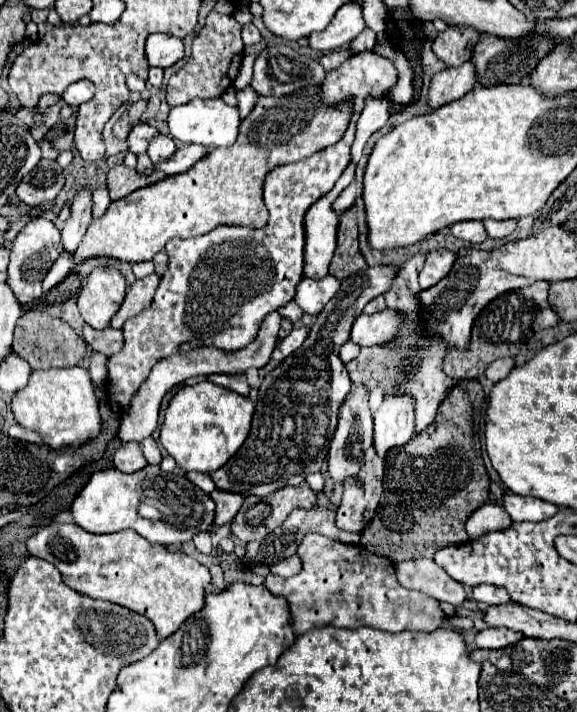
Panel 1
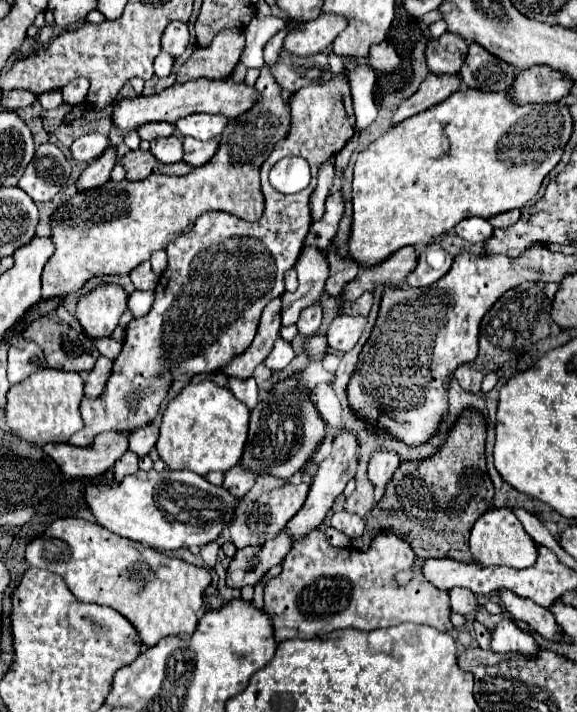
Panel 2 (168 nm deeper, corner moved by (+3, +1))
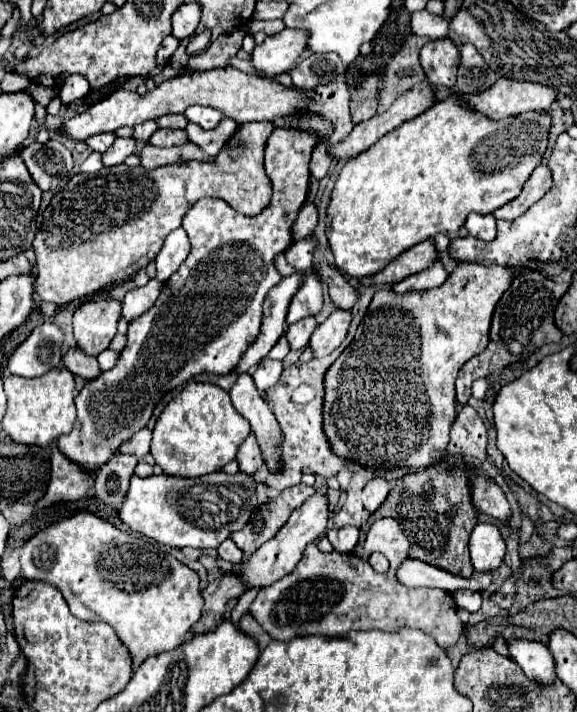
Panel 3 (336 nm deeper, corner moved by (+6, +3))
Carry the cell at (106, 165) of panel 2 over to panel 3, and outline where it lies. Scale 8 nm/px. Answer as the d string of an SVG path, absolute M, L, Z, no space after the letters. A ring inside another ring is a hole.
M119 137L115 143L103 153L103 163L105 165L119 165L123 163L129 155L133 155L137 149L137 141L133 137Z

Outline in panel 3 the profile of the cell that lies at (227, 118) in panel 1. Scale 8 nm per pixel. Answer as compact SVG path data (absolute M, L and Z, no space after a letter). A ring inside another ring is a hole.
M191 105L185 111L185 117L197 125L201 125L203 129L213 129L217 127L217 123L223 119L223 113L213 109L213 107L203 107L203 105Z

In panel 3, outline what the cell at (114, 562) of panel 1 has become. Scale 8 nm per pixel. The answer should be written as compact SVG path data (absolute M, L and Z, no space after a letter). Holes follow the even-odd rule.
M77 513L35 533L21 547L21 569L25 579L29 581L55 585L63 593L71 613L77 619L87 623L103 621L111 625L121 643L125 643L125 647L131 653L133 671L147 657L161 655L163 651L171 651L179 647L183 641L187 641L189 631L193 623L197 623L197 619L201 617L203 609L199 575L193 569L177 561L157 541L137 533L121 531L93 513Z

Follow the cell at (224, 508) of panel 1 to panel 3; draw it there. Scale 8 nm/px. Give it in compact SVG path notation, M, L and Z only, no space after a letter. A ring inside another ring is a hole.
M253 433L241 443L239 453L237 453L237 461L239 461L239 469L241 469L241 471L255 473L255 471L261 467L263 455L261 455L259 443L257 443L257 439L255 439Z

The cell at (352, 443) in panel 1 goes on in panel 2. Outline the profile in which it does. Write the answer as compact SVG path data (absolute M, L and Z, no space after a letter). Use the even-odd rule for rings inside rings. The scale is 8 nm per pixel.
M344 431L344 433L340 433L340 437L334 439L334 443L332 443L332 453L322 459L322 463L320 463L320 467L318 467L318 473L314 475L314 481L312 481L312 485L310 485L310 493L308 493L308 499L306 499L304 507L302 507L300 513L298 513L292 521L288 521L288 525L286 525L288 533L292 533L294 539L300 539L302 533L320 527L320 523L322 523L322 519L326 517L328 509L332 507L334 499L344 491L346 483L356 475L356 467L358 467L358 439L356 439L356 435L354 435L352 431Z

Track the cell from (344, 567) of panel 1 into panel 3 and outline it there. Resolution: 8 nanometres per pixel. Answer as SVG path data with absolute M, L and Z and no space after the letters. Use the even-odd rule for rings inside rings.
M377 519L371 525L363 557L353 553L341 555L337 551L325 555L315 543L311 543L299 565L289 575L257 593L249 613L271 635L271 639L277 641L291 641L305 635L337 637L353 629L397 631L399 627L413 627L429 633L437 645L447 651L457 645L461 631L465 629L455 613L455 601L443 589L409 589L397 583L395 571L401 561L407 559L407 551L409 539L395 519ZM375 551L389 559L387 573L377 573L369 565L367 559Z

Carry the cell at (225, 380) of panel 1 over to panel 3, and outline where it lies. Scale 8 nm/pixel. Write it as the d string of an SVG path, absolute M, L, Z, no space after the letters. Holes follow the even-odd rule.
M243 373L235 381L235 385L229 391L233 407L237 413L241 413L249 423L251 431L257 435L257 441L263 451L265 465L269 473L277 475L281 473L281 441L283 441L283 431L265 403L265 399L259 395L259 391L253 387L251 375Z

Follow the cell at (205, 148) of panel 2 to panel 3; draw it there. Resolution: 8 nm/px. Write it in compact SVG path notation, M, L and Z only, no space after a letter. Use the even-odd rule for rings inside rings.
M223 117L221 123L211 129L211 131L205 131L201 129L197 123L189 123L187 125L187 133L189 133L189 141L197 143L205 153L209 153L211 157L219 155L219 151L223 149L223 145L233 137L233 133L239 129L237 121L229 119L229 117Z

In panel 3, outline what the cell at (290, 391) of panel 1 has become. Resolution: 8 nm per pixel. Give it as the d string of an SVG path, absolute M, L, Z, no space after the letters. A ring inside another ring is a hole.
M433 239L421 241L417 247L411 247L405 251L405 255L399 255L385 267L385 271L379 271L377 275L371 275L369 279L361 279L361 285L393 285L399 283L401 279L429 269L437 259L437 247Z

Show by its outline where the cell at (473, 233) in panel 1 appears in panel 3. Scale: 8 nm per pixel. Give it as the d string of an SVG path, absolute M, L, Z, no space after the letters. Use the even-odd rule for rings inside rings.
M471 213L467 217L467 223L465 223L469 235L481 239L481 241L493 241L495 235L497 235L497 227L495 227L495 217L489 213L489 215L481 215L481 213Z

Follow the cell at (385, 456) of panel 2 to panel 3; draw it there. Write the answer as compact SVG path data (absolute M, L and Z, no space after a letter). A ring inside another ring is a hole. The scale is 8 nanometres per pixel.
M373 479L363 489L363 507L369 513L375 513L389 493L389 483L385 479Z

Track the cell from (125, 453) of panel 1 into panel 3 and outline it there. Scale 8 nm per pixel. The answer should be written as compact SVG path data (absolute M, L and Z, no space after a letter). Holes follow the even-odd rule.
M123 453L113 455L113 459L109 459L109 463L101 467L97 473L97 479L93 485L95 497L107 507L119 509L121 503L125 501L129 479L133 477L135 465L137 465L137 457L133 455L123 455Z

